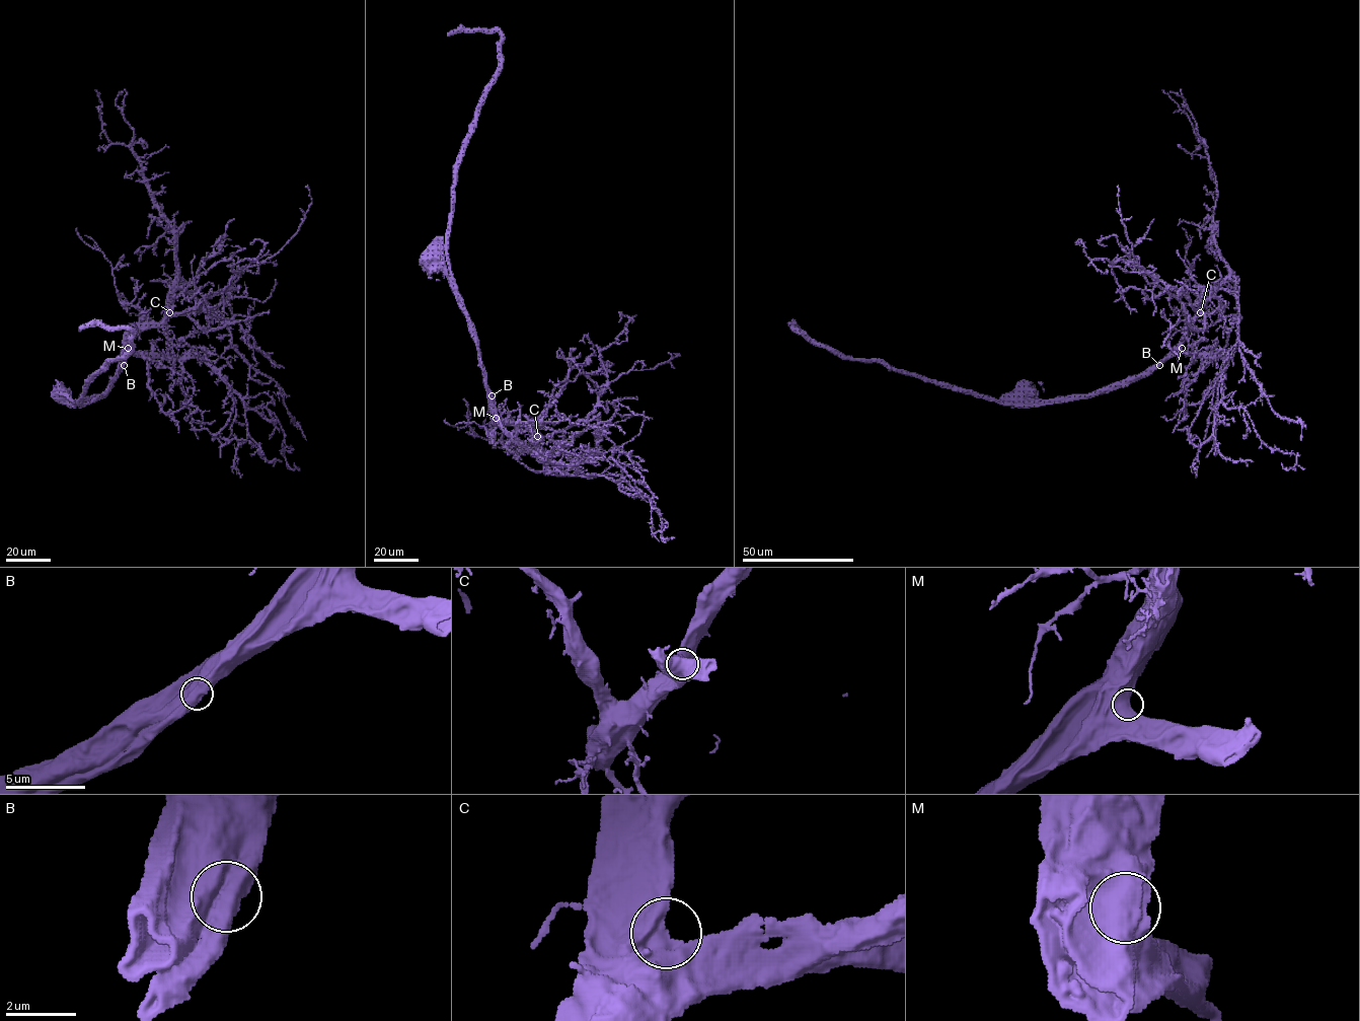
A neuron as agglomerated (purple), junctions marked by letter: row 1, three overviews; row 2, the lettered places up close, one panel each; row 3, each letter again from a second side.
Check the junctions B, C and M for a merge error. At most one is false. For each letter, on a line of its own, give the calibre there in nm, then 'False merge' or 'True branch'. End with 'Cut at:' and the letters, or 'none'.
B: Thickness 1050 nm. True branch
C: Thickness 900 nm. True branch
M: Thickness 850 nm. True branch
Cut at: none

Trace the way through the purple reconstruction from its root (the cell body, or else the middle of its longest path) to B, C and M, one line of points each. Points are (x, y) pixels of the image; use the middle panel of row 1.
B: (431, 262), (448, 276), (475, 338), (483, 380), (492, 395)
C: (431, 262), (447, 274), (475, 338), (490, 413), (501, 421), (523, 425), (537, 436)
M: (431, 262), (447, 274), (475, 338), (483, 382), (496, 410), (496, 418)

